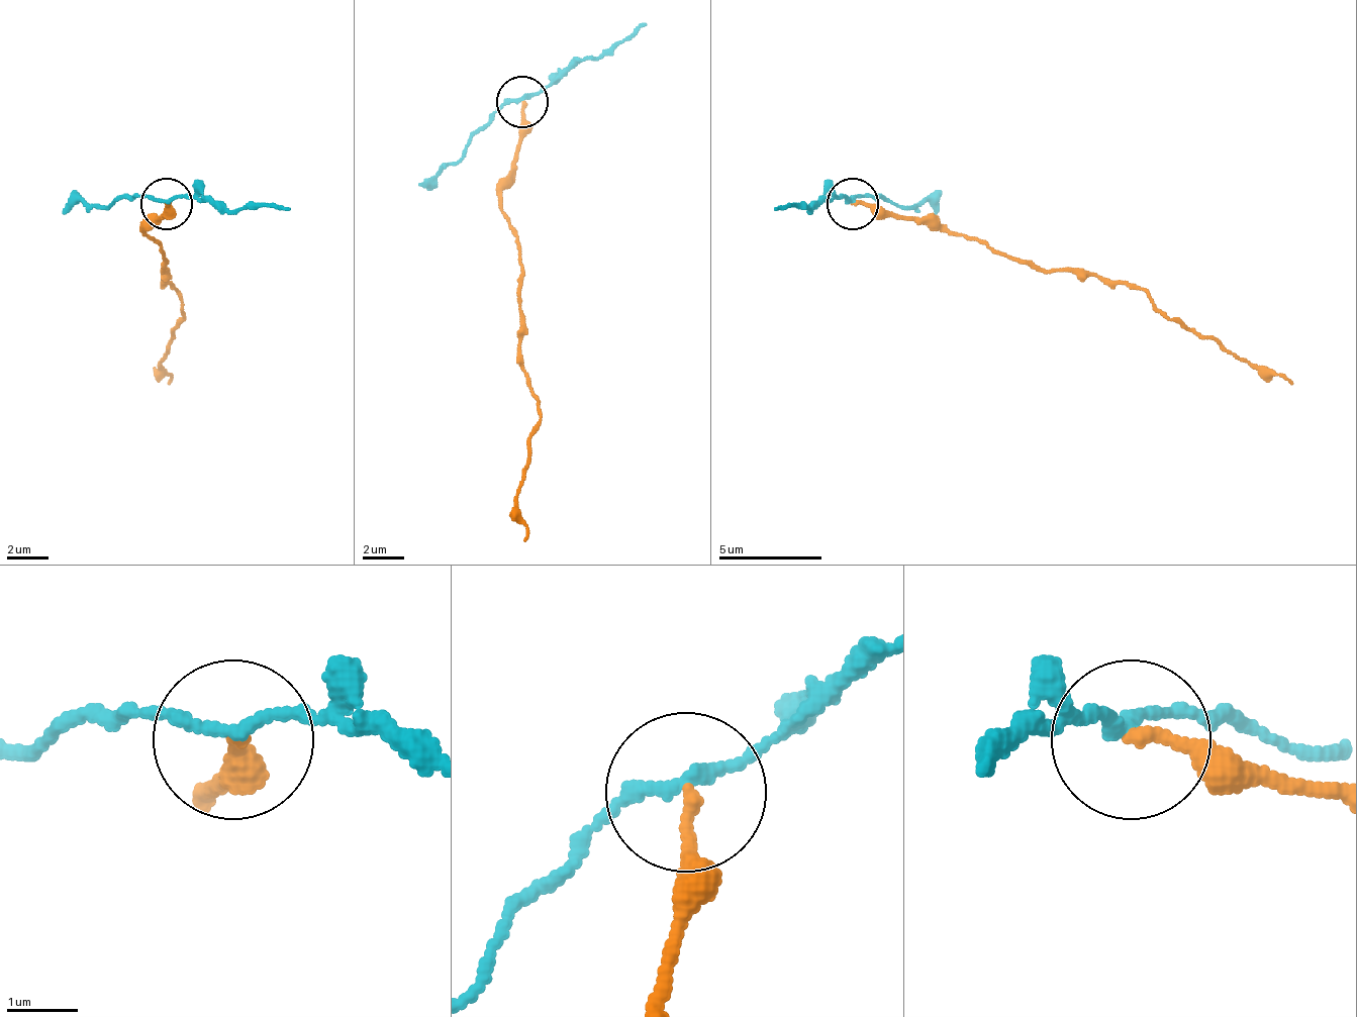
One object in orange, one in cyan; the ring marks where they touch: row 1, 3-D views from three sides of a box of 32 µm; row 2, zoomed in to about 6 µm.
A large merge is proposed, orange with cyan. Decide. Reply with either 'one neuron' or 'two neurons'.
two neurons

